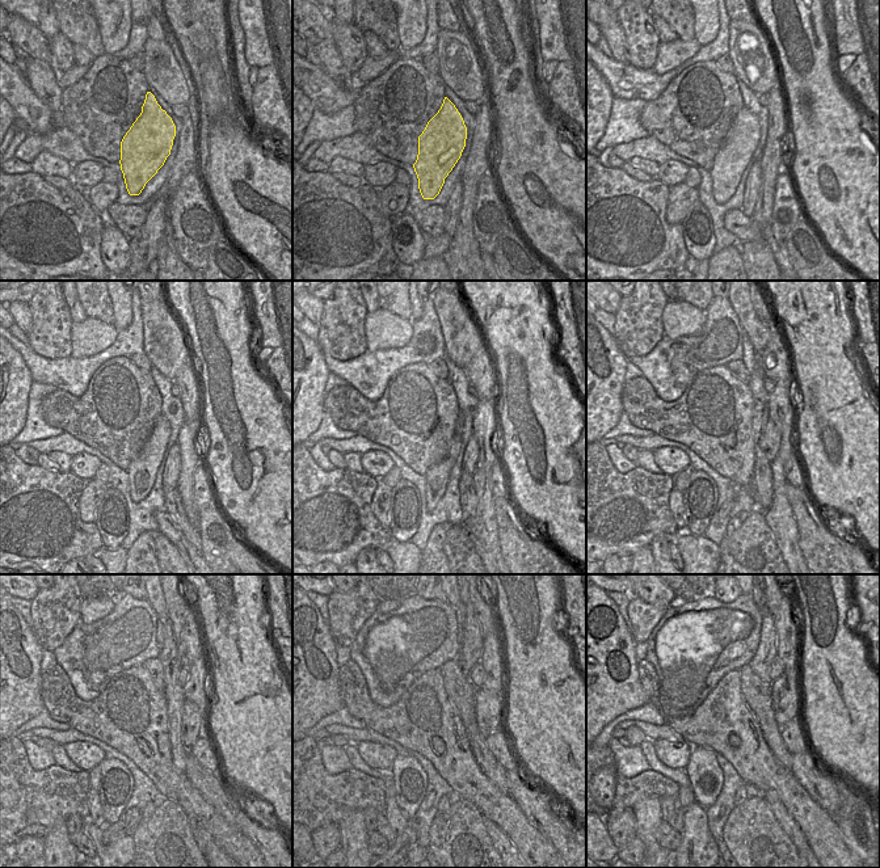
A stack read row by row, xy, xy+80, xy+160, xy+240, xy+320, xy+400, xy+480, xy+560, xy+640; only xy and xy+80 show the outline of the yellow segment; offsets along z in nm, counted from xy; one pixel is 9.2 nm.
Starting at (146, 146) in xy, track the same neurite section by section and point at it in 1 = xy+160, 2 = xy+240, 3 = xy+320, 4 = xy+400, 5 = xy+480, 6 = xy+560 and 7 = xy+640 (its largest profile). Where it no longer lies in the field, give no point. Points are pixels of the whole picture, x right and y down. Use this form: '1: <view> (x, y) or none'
1: xy+160 (737, 148)
2: xy+240 (142, 471)
3: xy+320 (436, 479)
4: xy+400 (727, 506)
5: xy+480 (127, 824)
6: xy+560 (408, 837)
7: none

